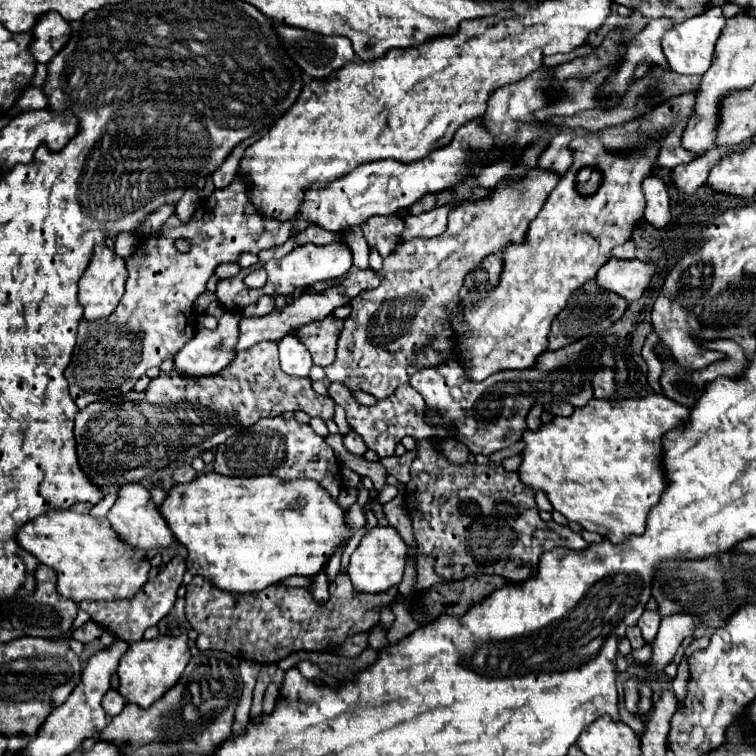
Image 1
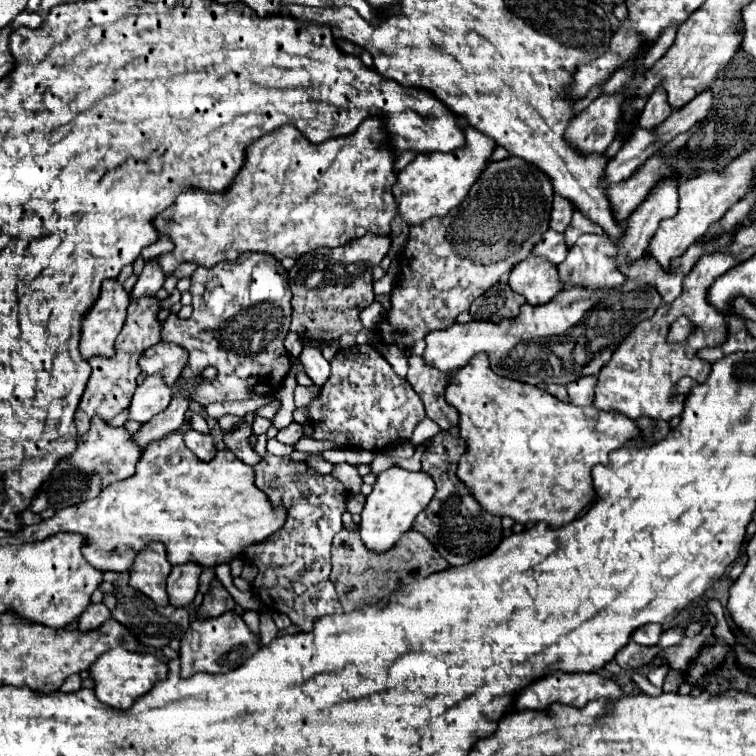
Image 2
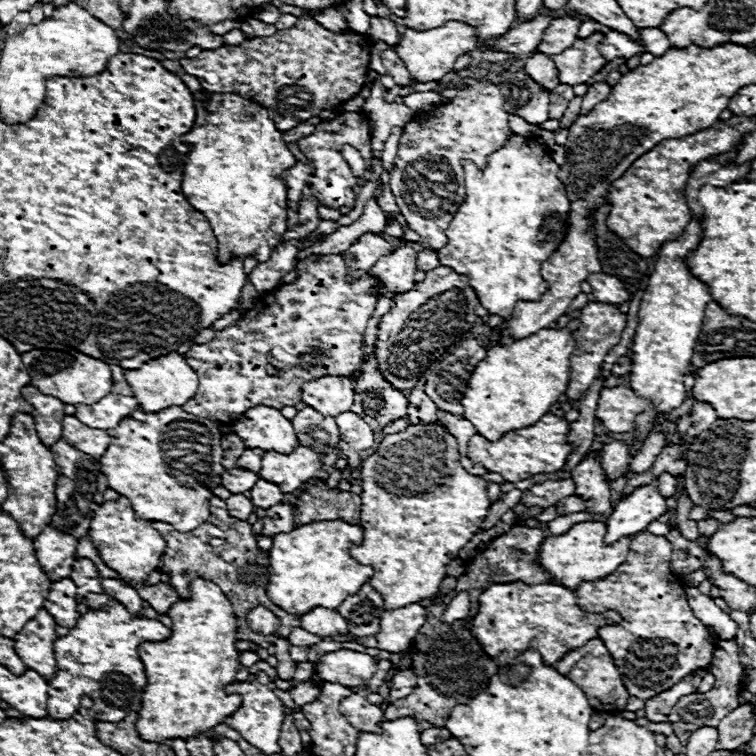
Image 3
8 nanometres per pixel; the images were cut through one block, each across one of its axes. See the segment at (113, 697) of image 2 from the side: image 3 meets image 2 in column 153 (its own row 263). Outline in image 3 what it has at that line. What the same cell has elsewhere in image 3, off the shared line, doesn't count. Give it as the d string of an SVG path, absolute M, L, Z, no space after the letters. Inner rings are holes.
M732 152L732 154L720 154L720 156L716 156L716 160L708 158L708 160L702 160L700 164L696 164L692 176L688 178L686 190L684 190L688 208L692 212L692 220L688 222L684 232L674 242L664 242L660 246L658 256L656 256L658 260L654 262L654 270L650 274L648 288L642 296L640 312L638 312L640 322L638 322L634 342L630 348L630 358L632 358L630 388L642 398L650 398L654 402L654 406L636 418L638 440L634 442L634 448L642 446L644 438L648 436L648 432L654 426L658 412L668 412L672 408L678 408L686 398L684 374L690 370L690 358L694 354L694 346L696 346L698 334L702 332L702 324L704 324L704 310L706 310L708 302L712 300L708 286L700 278L692 276L692 272L688 270L688 264L684 262L688 252L692 252L692 248L696 248L702 240L704 210L698 206L696 198L698 198L698 190L704 184L726 186L726 184L740 182L742 178L750 178L750 162L734 164L734 160L736 160L736 154Z

